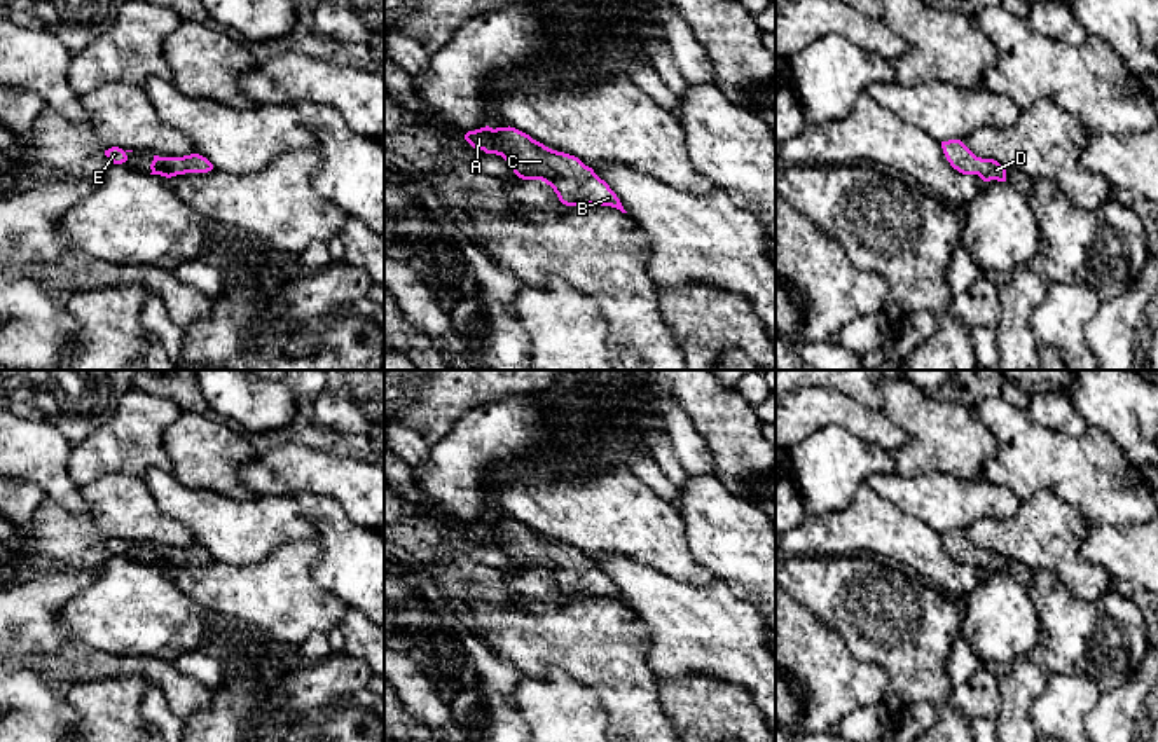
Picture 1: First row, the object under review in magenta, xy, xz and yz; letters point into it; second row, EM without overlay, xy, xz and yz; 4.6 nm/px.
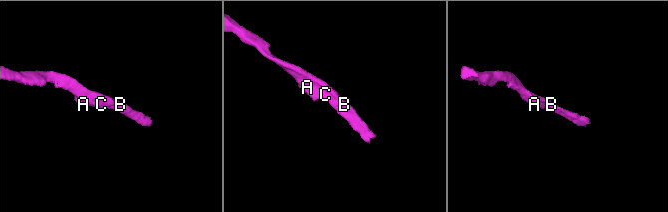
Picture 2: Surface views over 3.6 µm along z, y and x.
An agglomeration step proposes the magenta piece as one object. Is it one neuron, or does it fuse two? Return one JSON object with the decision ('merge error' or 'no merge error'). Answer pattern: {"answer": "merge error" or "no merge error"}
{"answer": "no merge error"}

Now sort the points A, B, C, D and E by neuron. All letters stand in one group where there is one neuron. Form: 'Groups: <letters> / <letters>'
Groups: A B C D E

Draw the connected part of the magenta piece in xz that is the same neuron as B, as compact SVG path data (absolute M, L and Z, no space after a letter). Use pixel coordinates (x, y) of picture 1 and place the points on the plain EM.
M480 519L468 522L465 531L486 545L501 546L522 571L541 571L554 580L566 597L601 595L627 604L592 559L578 548L552 541L515 519Z

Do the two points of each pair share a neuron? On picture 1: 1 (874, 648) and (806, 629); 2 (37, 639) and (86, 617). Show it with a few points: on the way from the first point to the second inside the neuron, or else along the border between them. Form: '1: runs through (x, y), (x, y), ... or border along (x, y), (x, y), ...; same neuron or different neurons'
1: border along (813, 613), (842, 639), (854, 657), (877, 664); different neurons
2: border along (81, 592), (56, 618), (68, 638); different neurons

